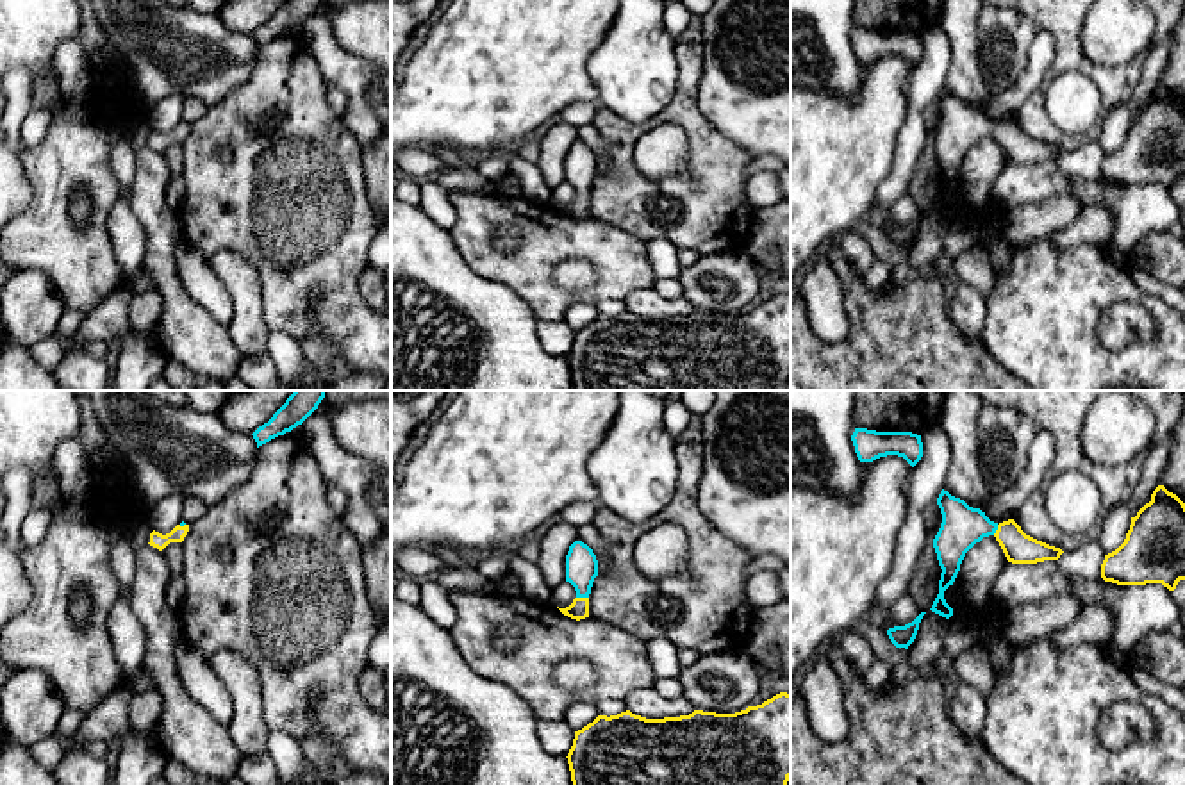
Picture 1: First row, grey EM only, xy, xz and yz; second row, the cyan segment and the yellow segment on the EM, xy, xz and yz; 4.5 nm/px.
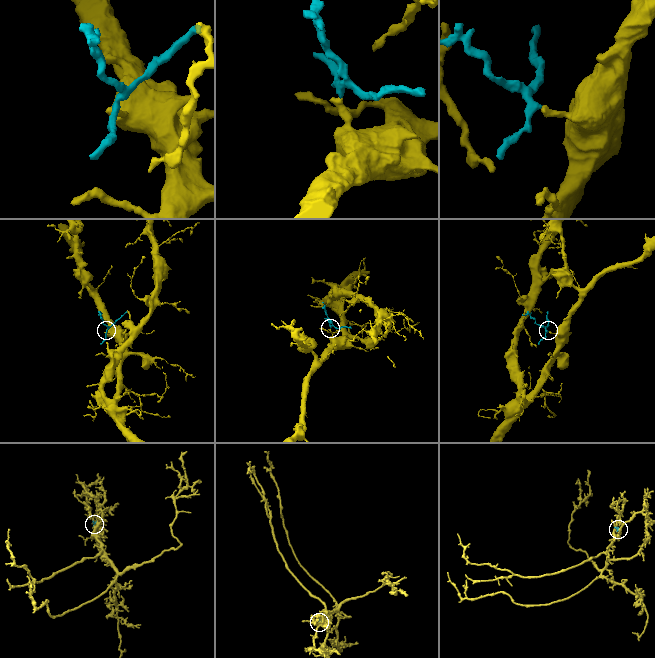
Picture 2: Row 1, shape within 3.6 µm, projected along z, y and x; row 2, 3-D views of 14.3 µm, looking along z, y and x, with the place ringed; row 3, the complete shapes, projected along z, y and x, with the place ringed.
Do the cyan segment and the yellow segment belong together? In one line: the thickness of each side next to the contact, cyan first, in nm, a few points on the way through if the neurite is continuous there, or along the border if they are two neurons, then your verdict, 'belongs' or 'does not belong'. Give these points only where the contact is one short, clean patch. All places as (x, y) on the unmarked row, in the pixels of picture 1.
calibres 140 and 90 nm; way xz (580, 163), (582, 197), (579, 209); belongs

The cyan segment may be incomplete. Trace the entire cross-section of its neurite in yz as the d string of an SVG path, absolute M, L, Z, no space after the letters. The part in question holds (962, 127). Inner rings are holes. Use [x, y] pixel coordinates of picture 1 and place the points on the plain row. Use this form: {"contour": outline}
{"contour": "M944 89L937 98L937 105L942 123L933 139L933 148L942 173L939 194L930 211L946 219L953 216L953 209L946 203L944 191L953 186L965 153L983 137L994 136L1012 164L1058 161L1064 153L1060 148L1026 136L1014 120L999 125L990 121L985 112L969 107L964 100L951 96Z"}

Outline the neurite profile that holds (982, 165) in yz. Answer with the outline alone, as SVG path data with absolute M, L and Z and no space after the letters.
M994 136L983 137L965 153L960 164L960 178L965 203L973 211L983 211L990 203L992 186L1003 168L1003 150Z

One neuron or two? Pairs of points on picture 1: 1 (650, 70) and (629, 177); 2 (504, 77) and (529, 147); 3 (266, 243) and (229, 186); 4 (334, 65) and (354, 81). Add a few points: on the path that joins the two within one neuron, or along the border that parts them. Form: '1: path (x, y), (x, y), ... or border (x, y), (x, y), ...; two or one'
1: border (671, 97), (659, 113), (639, 123), (602, 107); two
2: border (527, 136), (518, 145), (514, 156); two
3: path (266, 229), (266, 223), (243, 200); one
4: path (339, 68), (348, 75); one

